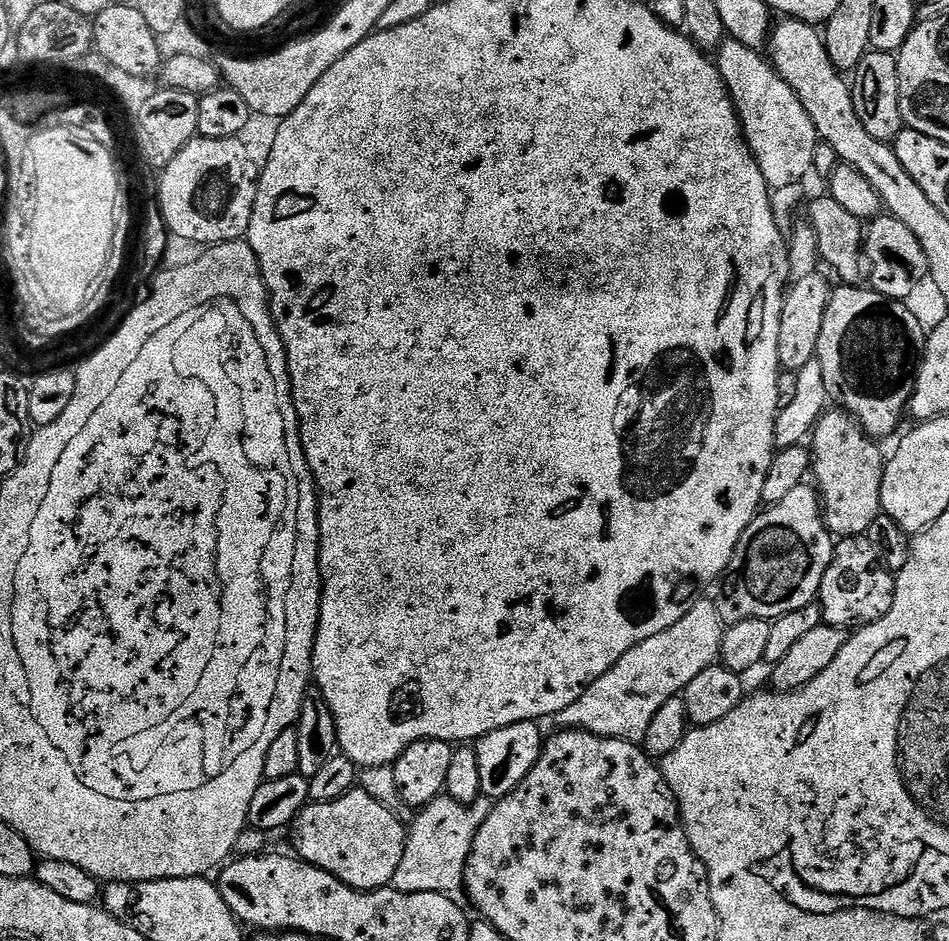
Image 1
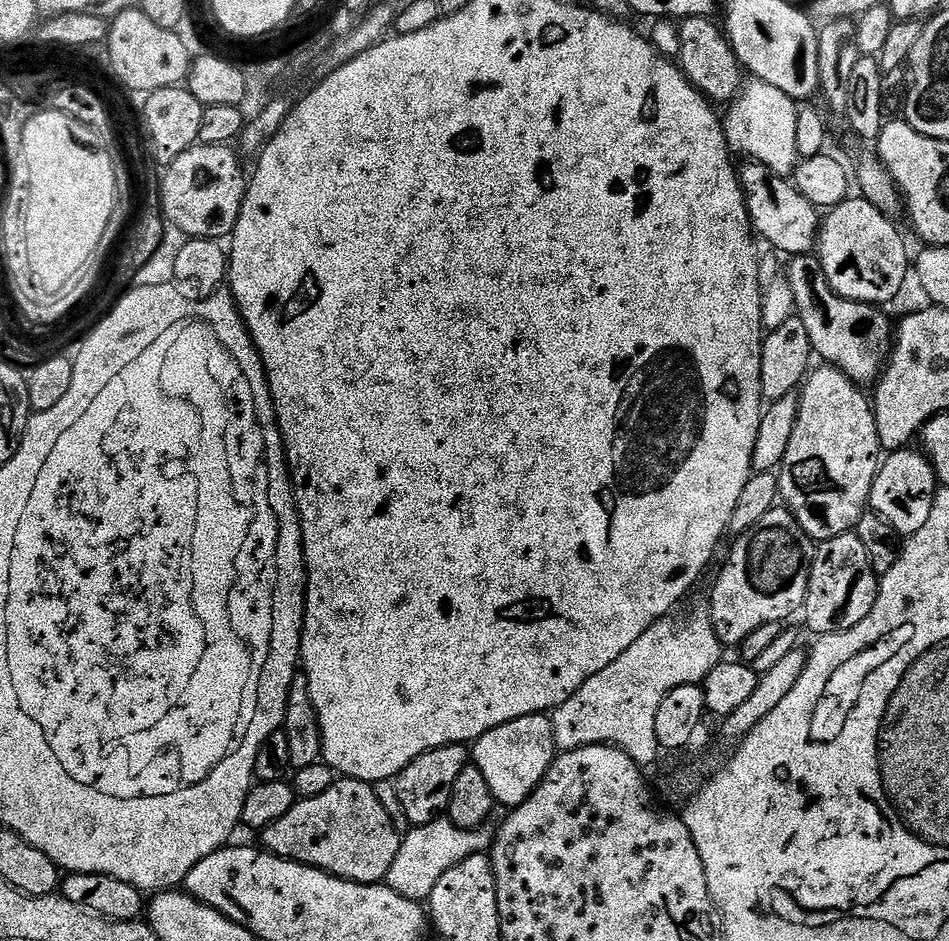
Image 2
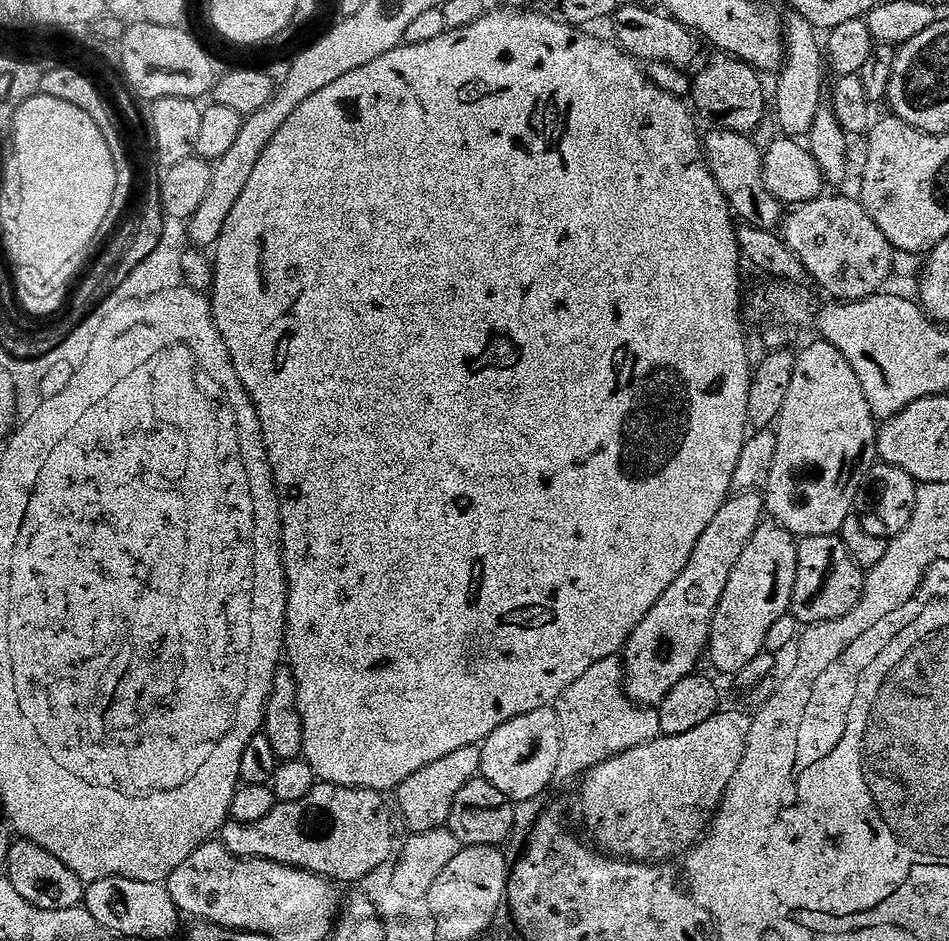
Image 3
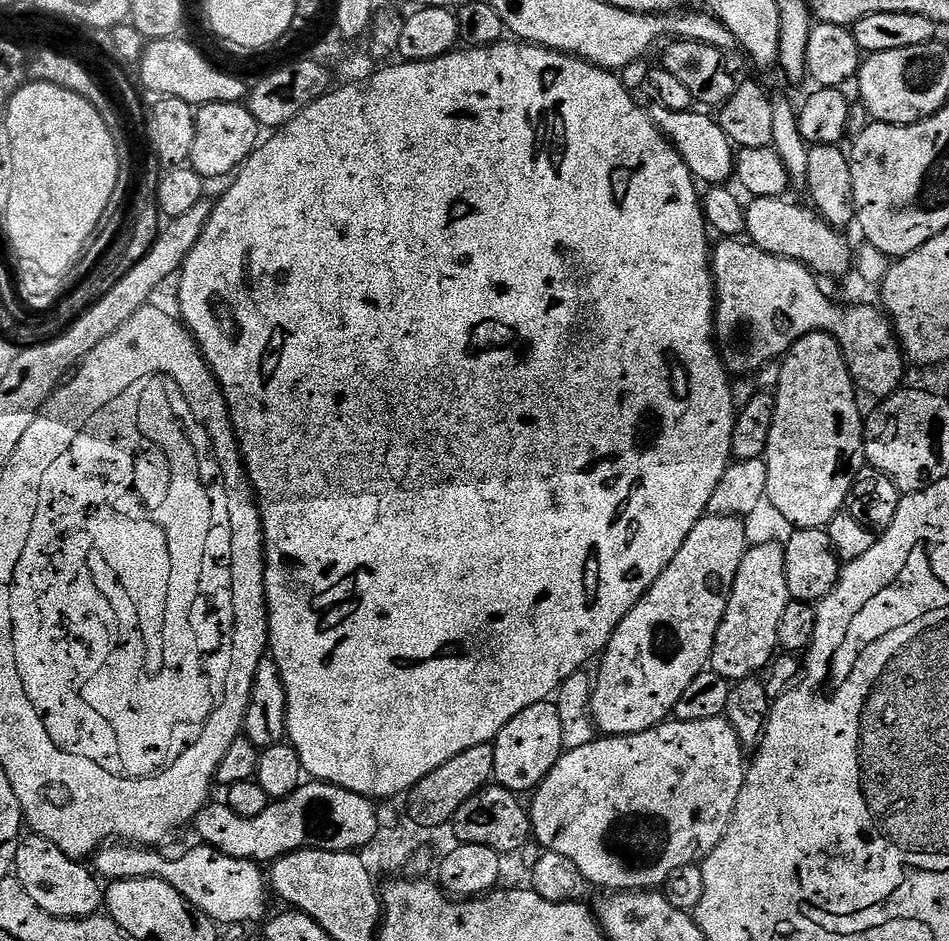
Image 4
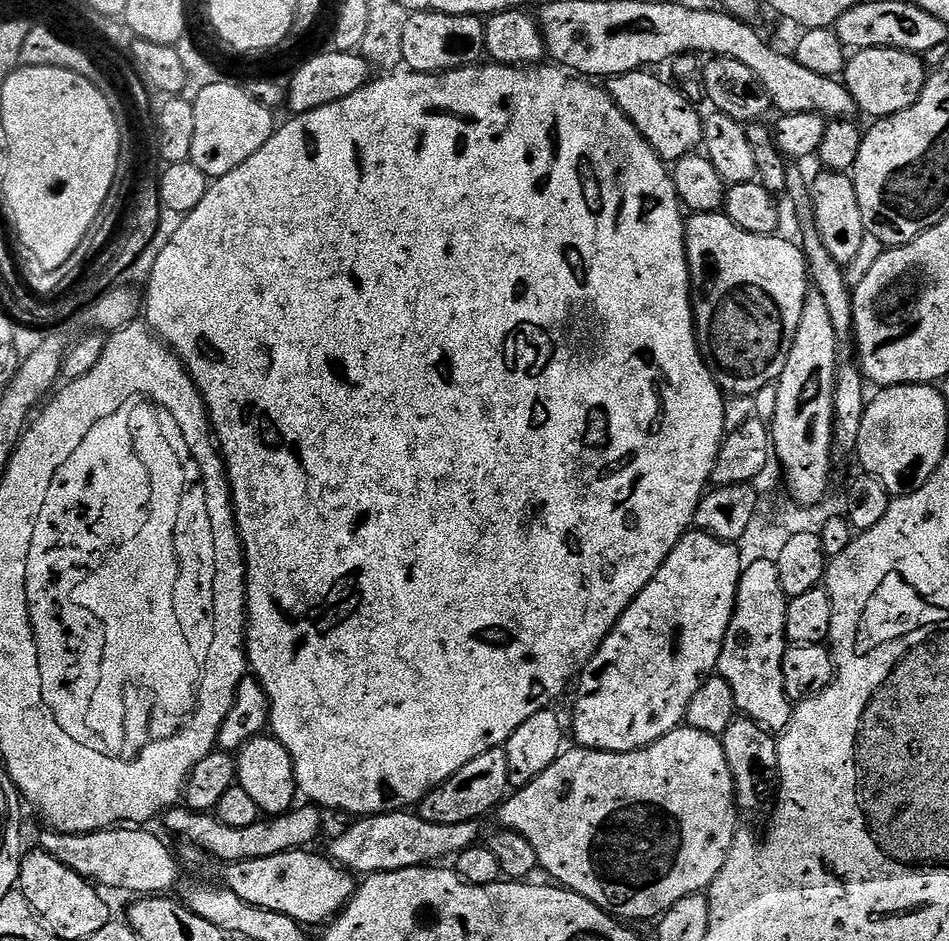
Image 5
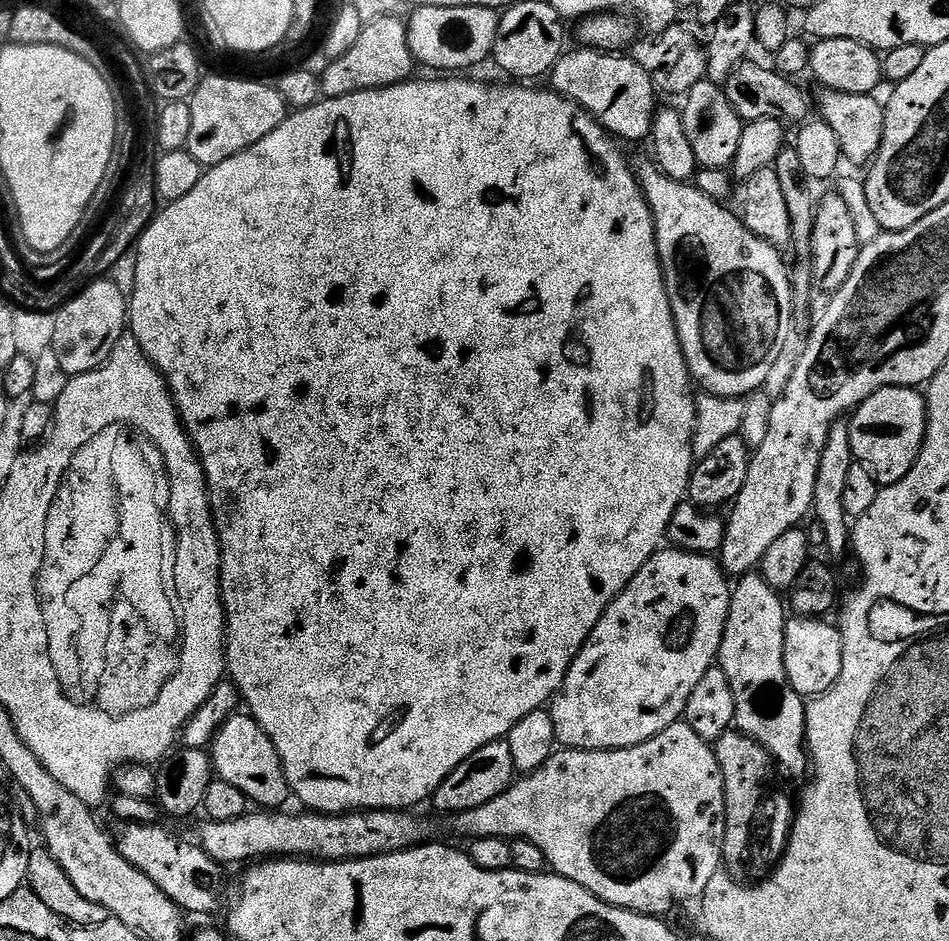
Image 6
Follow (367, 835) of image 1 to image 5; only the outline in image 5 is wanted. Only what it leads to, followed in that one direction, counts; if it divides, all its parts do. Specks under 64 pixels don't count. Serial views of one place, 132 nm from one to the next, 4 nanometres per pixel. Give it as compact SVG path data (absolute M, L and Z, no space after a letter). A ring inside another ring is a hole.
M184 806L169 808L162 817L162 823L172 832L184 835L186 839L205 853L217 856L221 862L254 859L258 856L276 855L292 849L303 849L311 845L311 840L320 832L321 813L315 807L293 807L292 811L282 816L261 819L260 823L249 828L231 828L207 812L194 812Z

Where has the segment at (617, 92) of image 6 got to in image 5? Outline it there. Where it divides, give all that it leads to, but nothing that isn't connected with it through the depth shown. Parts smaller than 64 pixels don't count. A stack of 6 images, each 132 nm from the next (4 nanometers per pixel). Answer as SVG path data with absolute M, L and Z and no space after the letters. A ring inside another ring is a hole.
M641 70L638 72L627 72L621 76L611 77L607 81L606 91L612 95L613 102L621 108L630 118L630 122L646 138L646 142L659 154L665 162L675 162L688 153L695 153L703 145L702 138L702 115L701 109L684 97L679 87L671 88L664 80L651 76L651 71Z

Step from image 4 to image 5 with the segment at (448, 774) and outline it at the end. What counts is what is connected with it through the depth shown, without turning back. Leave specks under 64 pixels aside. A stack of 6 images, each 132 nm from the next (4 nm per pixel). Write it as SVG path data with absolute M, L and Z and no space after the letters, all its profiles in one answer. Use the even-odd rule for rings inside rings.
M503 748L486 750L486 754L478 754L462 770L458 770L446 782L433 788L418 805L418 814L424 820L439 824L453 824L466 820L477 821L486 812L499 809L509 795L508 763Z

